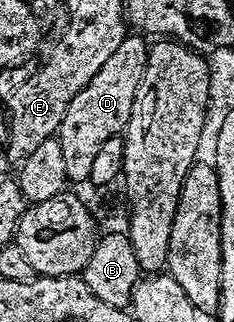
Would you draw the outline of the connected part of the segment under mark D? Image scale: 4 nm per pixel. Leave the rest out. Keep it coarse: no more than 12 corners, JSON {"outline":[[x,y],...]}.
{"outline":[[129,35],[60,124],[69,182],[123,134],[149,42]]}

